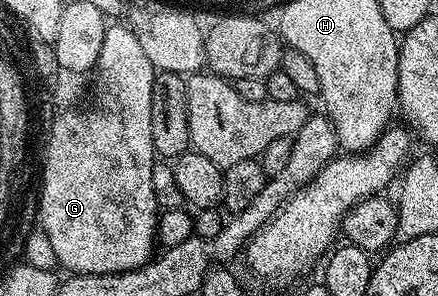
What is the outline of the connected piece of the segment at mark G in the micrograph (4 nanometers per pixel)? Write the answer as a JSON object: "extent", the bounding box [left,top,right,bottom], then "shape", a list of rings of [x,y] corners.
{"extent":[39,26,158,275],"shape":[[[109,26],[106,37],[102,41],[102,53],[98,53],[98,61],[96,62],[94,68],[94,76],[96,75],[96,90],[92,95],[94,99],[94,110],[93,111],[84,111],[83,113],[70,113],[64,112],[61,118],[61,123],[58,124],[57,128],[53,130],[51,139],[52,147],[50,153],[52,159],[47,159],[46,161],[46,186],[44,187],[44,217],[41,219],[41,225],[39,230],[42,230],[46,233],[46,237],[50,237],[50,245],[54,249],[54,257],[56,258],[57,264],[61,268],[65,267],[65,272],[74,274],[74,275],[85,275],[86,273],[118,273],[121,275],[124,271],[133,271],[139,267],[145,267],[148,262],[153,258],[154,252],[158,247],[158,236],[156,234],[156,224],[158,222],[158,208],[156,205],[156,198],[154,197],[154,185],[150,185],[150,173],[152,172],[153,163],[157,162],[158,156],[156,150],[152,148],[152,134],[150,133],[150,101],[152,100],[152,94],[154,93],[154,81],[156,80],[158,71],[152,66],[152,63],[148,57],[146,57],[145,50],[142,49],[142,45],[138,43],[138,37],[135,36],[135,33],[132,31],[129,26]]]}

